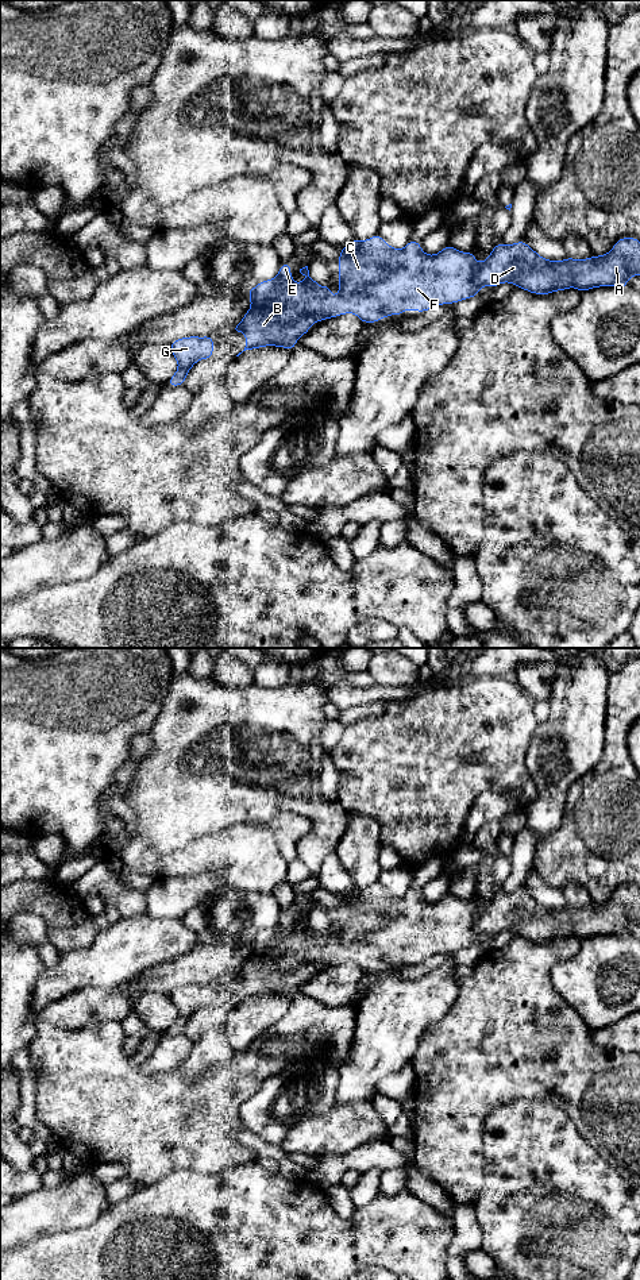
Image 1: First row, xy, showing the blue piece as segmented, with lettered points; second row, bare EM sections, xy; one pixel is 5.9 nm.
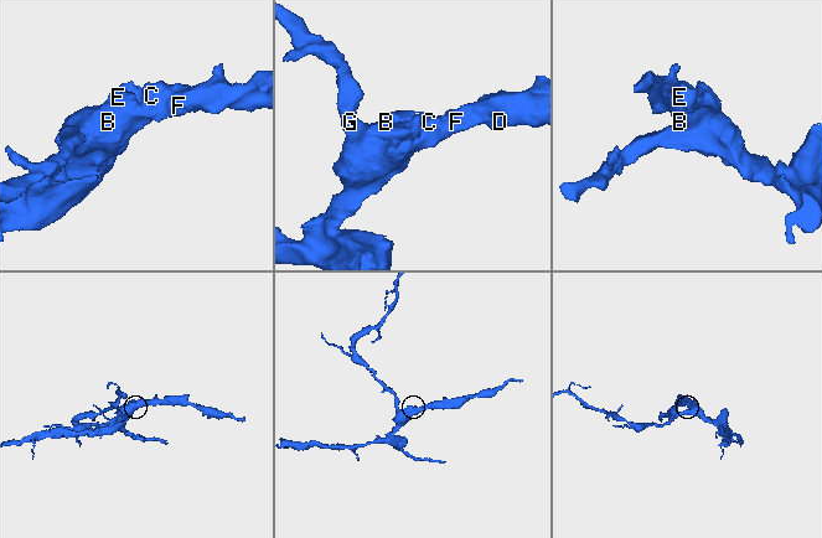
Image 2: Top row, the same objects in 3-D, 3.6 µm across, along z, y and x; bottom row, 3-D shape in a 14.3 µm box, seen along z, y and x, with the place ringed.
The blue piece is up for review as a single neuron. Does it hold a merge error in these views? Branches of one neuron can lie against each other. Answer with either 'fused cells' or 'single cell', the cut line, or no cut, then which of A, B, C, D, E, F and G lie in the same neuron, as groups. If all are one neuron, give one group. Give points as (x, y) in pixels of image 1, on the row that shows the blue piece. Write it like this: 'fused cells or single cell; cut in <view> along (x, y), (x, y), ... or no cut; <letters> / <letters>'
single cell; no cut; A B C D E F G

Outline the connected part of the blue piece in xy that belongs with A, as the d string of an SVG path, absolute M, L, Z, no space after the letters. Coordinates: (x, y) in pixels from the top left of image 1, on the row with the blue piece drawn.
M377 234L367 240L354 239L342 248L338 296L331 294L328 285L321 288L312 279L308 266L300 269L300 273L308 279L294 282L290 263L285 262L275 278L261 281L255 288L247 290L251 308L232 329L234 334L244 331L246 347L243 351L266 346L285 347L292 351L298 338L305 335L316 321L354 313L362 323L378 323L381 317L404 315L405 308L425 312L436 305L455 304L478 296L482 286L496 288L504 282L510 282L535 294L551 294L568 288L577 288L581 293L599 286L625 289L625 284L633 275L640 275L640 240L621 238L608 254L593 255L587 259L568 257L564 261L548 261L523 240L510 246L498 242L489 258L478 263L473 252L462 252L450 244L440 252L428 255L423 252L416 240L410 240L404 248L397 250Z

